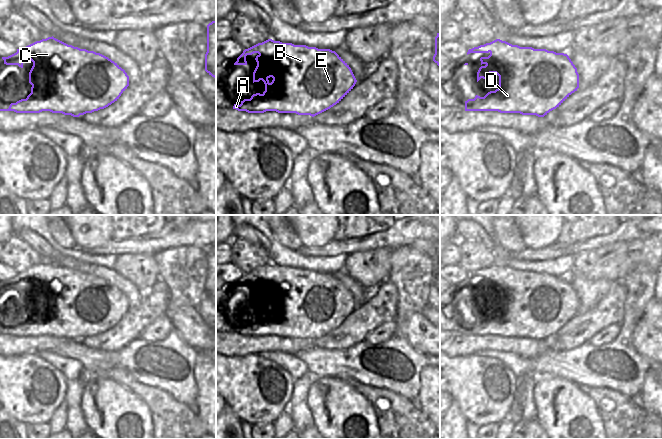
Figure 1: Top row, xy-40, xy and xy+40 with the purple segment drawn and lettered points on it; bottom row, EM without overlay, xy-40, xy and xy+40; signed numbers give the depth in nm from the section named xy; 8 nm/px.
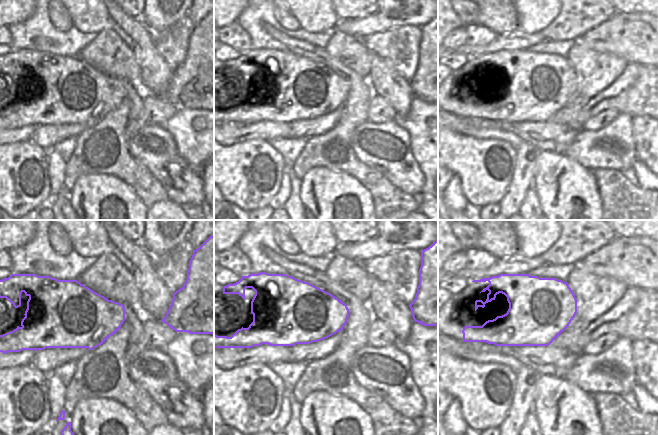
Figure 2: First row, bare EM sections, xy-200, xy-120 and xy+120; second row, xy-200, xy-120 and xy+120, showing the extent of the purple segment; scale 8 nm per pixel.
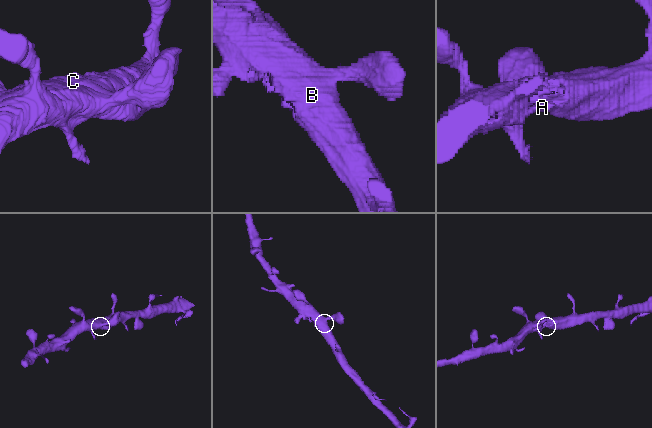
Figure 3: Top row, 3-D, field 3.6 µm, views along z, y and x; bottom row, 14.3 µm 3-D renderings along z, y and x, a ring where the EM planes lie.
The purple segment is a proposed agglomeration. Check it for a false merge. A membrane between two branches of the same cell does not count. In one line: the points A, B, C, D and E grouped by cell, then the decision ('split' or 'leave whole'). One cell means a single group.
A B C D E; leave whole

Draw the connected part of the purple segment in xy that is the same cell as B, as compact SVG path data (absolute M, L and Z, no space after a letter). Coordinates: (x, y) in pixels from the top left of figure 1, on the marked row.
M268 39L248 49L237 58L234 65L247 65L246 56L257 53L257 66L253 72L253 83L262 80L265 91L256 93L233 109L248 113L296 113L312 117L339 103L355 86L357 80L349 65L330 49L318 49L306 45L294 45Z

